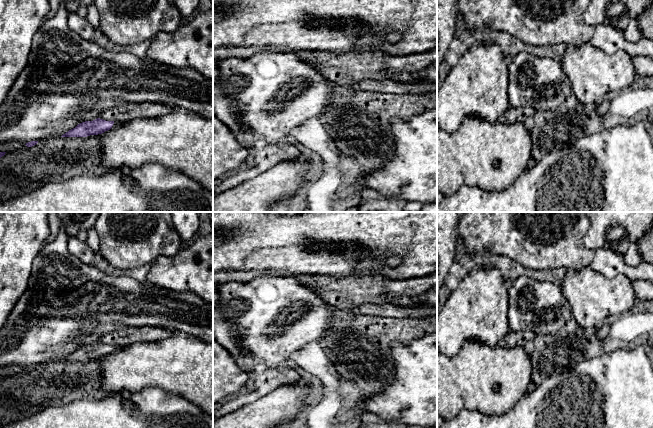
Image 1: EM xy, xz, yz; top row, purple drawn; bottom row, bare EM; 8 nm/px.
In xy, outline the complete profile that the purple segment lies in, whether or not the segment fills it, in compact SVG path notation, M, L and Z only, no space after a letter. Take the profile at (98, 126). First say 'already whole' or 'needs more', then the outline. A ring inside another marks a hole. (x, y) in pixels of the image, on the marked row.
needs more | M97 118L93 121L85 121L78 124L75 128L69 130L61 137L87 137L90 135L102 134L111 128L118 127L126 122L120 123L118 121L106 121Z

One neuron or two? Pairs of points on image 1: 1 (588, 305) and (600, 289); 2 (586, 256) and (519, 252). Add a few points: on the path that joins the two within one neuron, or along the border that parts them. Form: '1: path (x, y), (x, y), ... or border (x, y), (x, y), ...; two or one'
1: path (592, 301), (596, 293); one
2: path (569, 254), (539, 254), (536, 252); one

